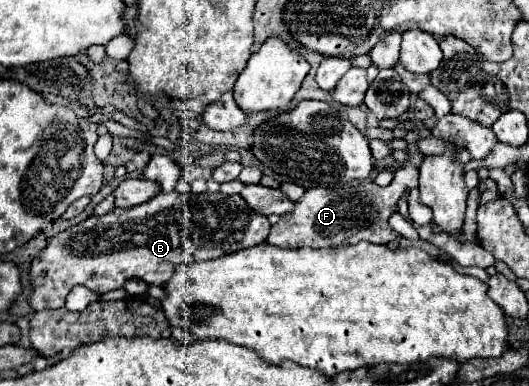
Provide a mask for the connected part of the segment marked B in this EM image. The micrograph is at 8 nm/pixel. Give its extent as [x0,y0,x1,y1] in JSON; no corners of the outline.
[28,192,270,312]

